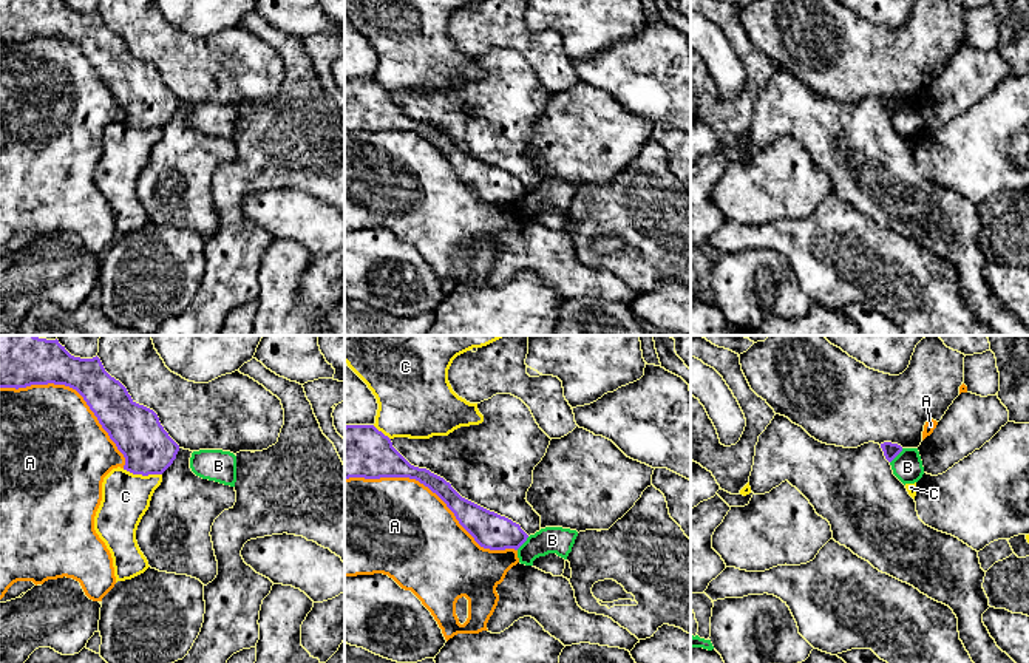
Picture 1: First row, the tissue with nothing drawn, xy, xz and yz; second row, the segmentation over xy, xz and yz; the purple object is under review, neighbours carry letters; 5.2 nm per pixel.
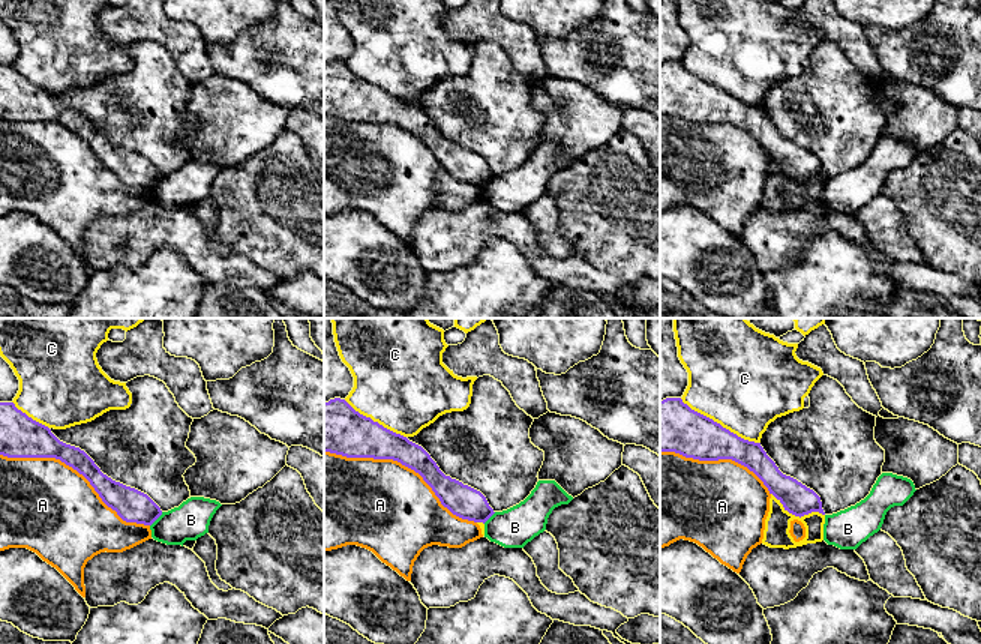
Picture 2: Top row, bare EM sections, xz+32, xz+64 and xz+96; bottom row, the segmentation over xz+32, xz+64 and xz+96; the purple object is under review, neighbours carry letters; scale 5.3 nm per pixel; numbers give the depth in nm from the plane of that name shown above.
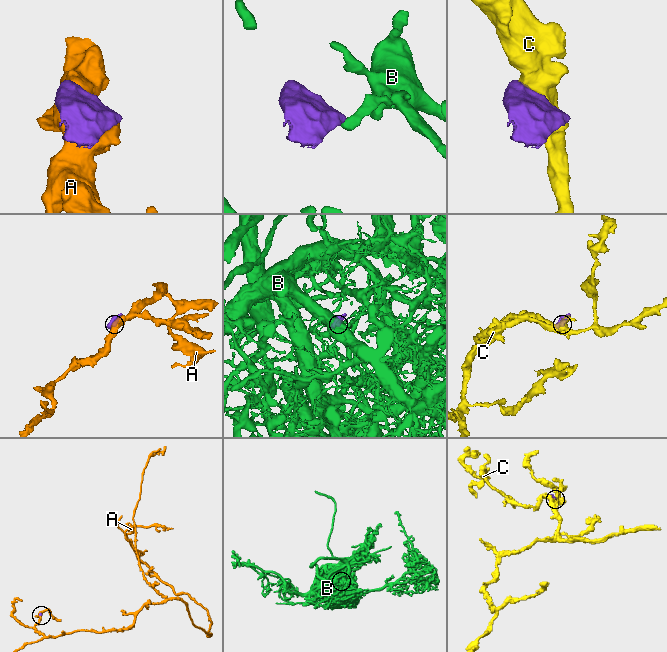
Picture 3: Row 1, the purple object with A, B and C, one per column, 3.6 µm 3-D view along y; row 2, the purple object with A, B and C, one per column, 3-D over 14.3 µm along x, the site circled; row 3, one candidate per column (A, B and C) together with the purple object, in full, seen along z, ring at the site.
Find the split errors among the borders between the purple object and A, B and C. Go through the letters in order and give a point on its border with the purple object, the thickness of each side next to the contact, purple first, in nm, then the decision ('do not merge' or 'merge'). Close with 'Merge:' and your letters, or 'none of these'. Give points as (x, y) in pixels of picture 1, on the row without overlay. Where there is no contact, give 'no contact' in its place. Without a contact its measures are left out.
A: meets purple in xz at (434, 146); 150 nm thick on the purple side, 480 nm on the other; do not merge
B: meets purple in yz at (896, 108); 80 nm thick on the purple side, 160 nm on the other; do not merge
C: meets purple in xy at (142, 129); 260 nm thick on the purple side, 260 nm on the other; do not merge
Merge: none of these

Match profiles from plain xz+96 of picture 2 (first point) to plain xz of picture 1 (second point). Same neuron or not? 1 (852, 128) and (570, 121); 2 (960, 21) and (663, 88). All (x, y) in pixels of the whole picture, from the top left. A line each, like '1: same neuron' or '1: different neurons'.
1: different neurons
2: same neuron

